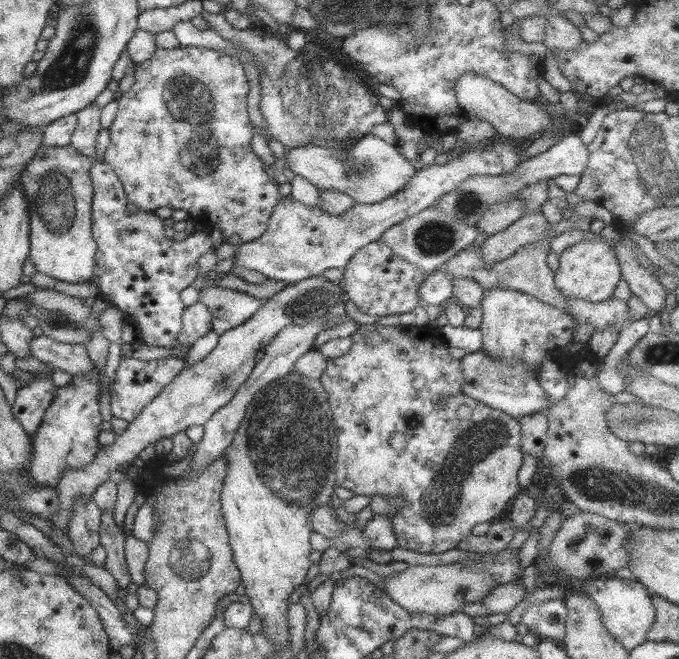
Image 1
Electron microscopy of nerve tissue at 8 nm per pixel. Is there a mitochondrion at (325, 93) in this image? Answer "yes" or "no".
yes

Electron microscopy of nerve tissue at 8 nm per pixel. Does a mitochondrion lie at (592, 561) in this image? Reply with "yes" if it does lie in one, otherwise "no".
yes

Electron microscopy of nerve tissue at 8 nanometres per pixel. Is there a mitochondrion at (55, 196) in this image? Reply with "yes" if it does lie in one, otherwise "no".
yes

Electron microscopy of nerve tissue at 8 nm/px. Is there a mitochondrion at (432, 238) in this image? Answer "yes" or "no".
yes

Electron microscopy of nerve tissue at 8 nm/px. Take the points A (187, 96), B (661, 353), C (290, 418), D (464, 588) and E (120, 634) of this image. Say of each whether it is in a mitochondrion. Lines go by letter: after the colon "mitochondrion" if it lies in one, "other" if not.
A: mitochondrion
B: mitochondrion
C: mitochondrion
D: mitochondrion
E: other

